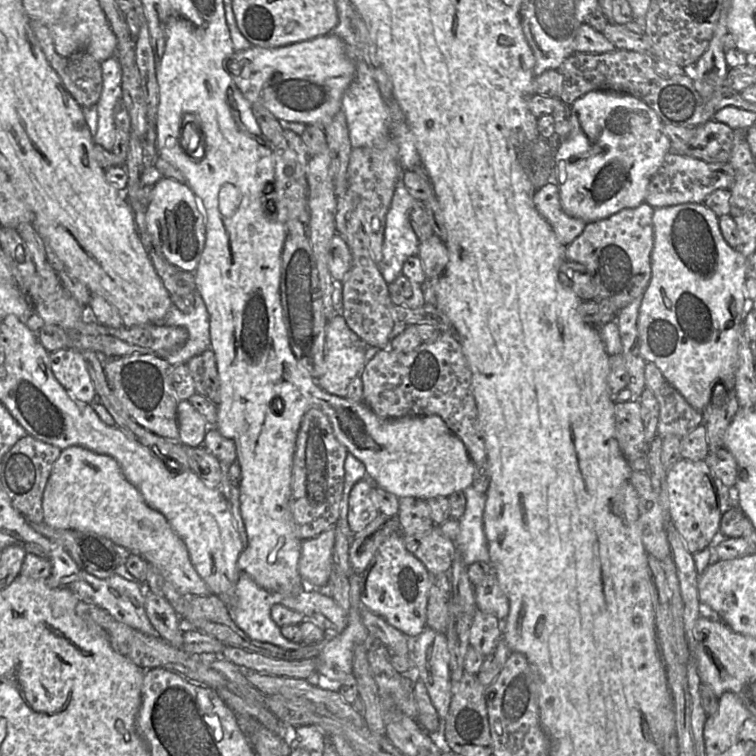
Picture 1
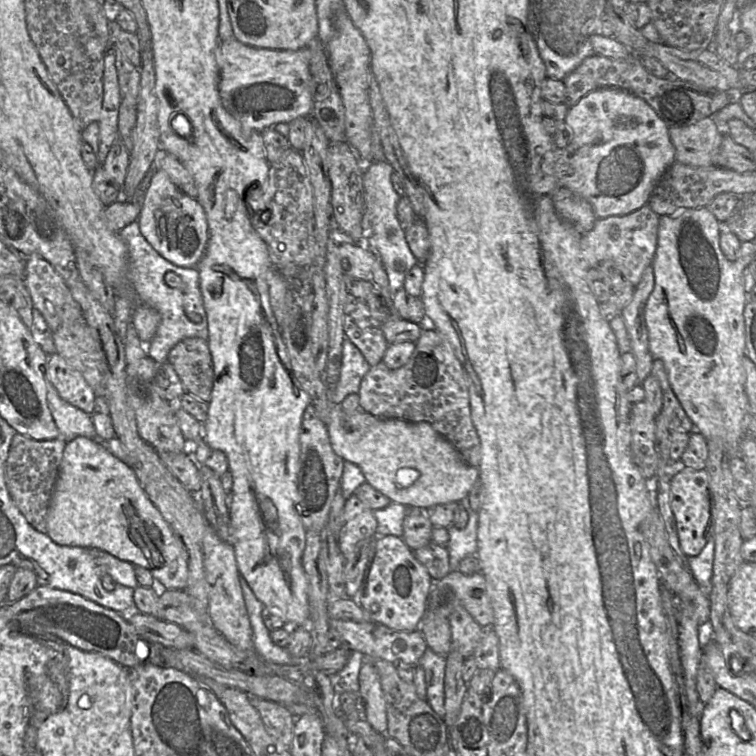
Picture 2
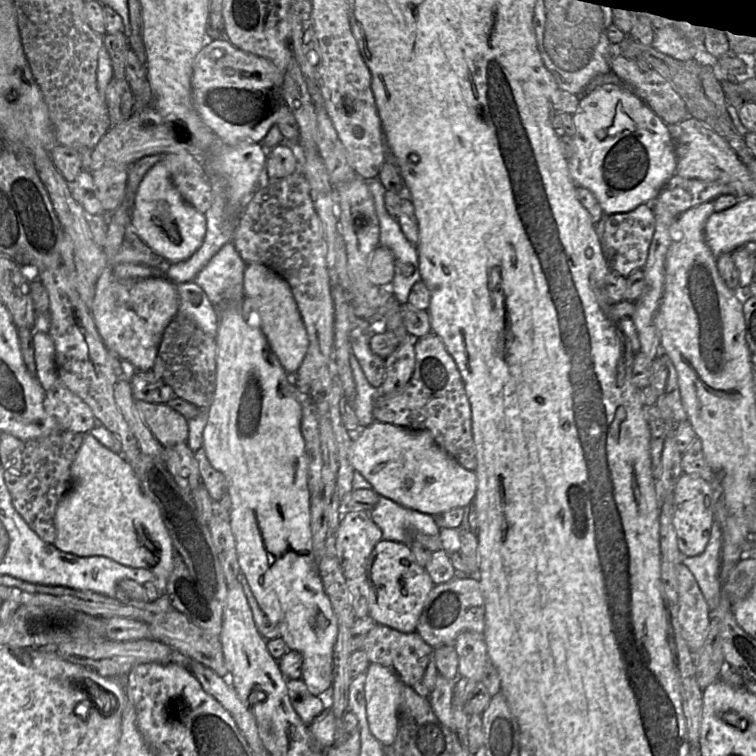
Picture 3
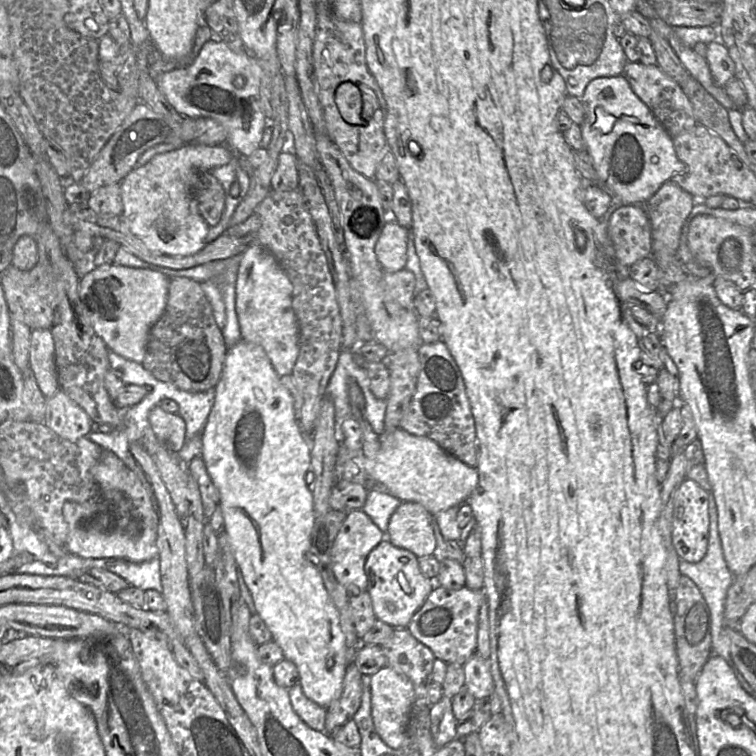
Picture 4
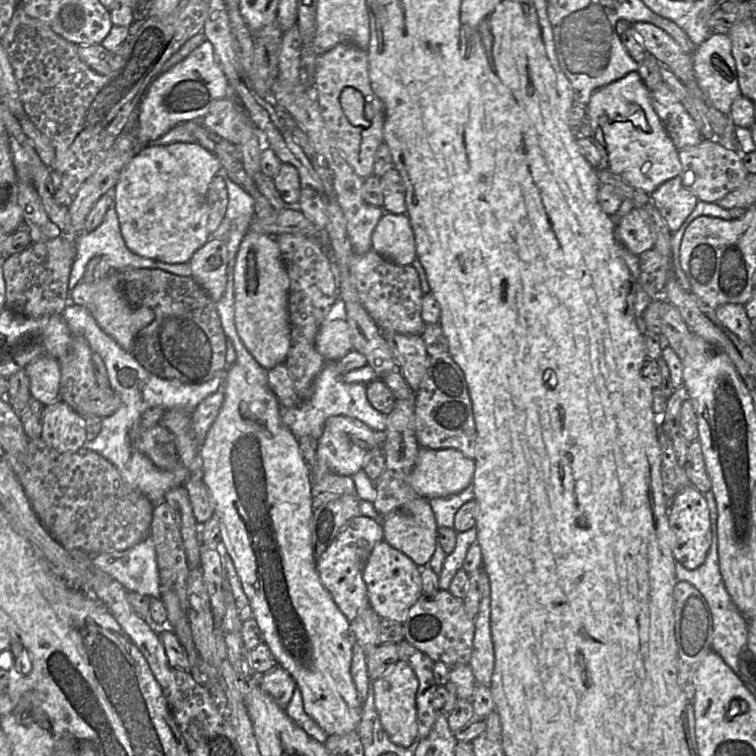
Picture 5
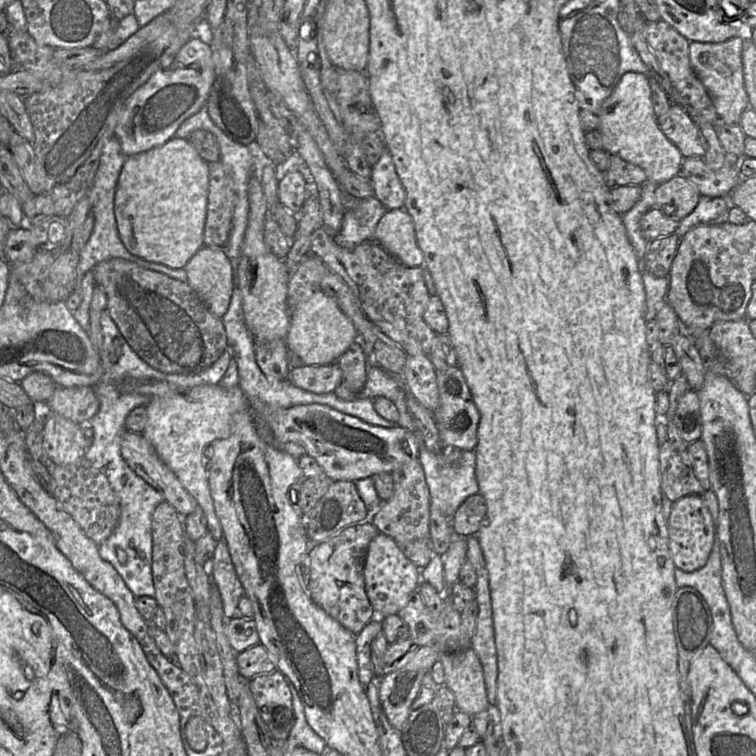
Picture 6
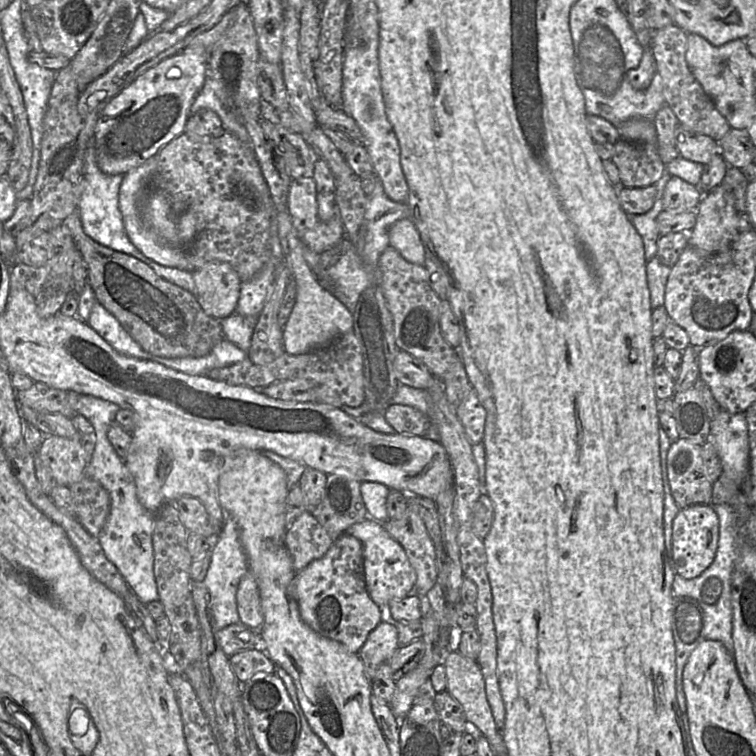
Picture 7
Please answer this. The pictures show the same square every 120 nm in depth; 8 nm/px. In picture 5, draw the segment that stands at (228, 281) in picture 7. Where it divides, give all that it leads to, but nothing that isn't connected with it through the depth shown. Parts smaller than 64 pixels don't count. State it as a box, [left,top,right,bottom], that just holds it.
[192,235,228,303]

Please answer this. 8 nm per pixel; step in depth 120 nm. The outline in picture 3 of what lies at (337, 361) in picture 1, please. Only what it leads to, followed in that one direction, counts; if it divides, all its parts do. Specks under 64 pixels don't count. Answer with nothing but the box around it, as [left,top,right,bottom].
[349,351,384,428]

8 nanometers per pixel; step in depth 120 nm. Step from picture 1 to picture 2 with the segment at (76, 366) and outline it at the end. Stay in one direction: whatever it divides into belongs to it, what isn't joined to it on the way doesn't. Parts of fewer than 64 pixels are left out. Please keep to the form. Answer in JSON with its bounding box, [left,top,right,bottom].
[46,352,97,414]

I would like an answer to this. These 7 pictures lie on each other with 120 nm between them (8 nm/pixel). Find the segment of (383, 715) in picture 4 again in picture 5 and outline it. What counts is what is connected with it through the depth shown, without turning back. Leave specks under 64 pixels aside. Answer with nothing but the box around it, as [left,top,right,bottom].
[373,661,418,749]

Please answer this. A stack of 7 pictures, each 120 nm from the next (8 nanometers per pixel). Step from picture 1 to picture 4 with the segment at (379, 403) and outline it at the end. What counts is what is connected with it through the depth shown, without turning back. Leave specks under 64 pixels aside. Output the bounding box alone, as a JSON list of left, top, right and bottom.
[400,340,478,467]

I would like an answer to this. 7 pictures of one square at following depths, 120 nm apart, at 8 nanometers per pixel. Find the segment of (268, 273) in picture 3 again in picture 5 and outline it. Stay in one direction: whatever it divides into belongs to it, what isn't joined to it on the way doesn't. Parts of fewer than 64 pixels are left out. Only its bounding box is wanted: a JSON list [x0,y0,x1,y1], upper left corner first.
[234,230,291,371]

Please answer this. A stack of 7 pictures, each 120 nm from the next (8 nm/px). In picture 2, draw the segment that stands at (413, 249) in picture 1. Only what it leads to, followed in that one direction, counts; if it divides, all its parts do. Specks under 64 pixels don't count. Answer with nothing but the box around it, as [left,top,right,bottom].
[363,160,419,293]

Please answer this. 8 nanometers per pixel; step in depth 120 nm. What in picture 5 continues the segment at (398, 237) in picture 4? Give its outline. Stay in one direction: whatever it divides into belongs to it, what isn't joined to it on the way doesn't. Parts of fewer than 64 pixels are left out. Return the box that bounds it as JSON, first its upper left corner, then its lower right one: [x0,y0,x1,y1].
[372,213,417,265]

